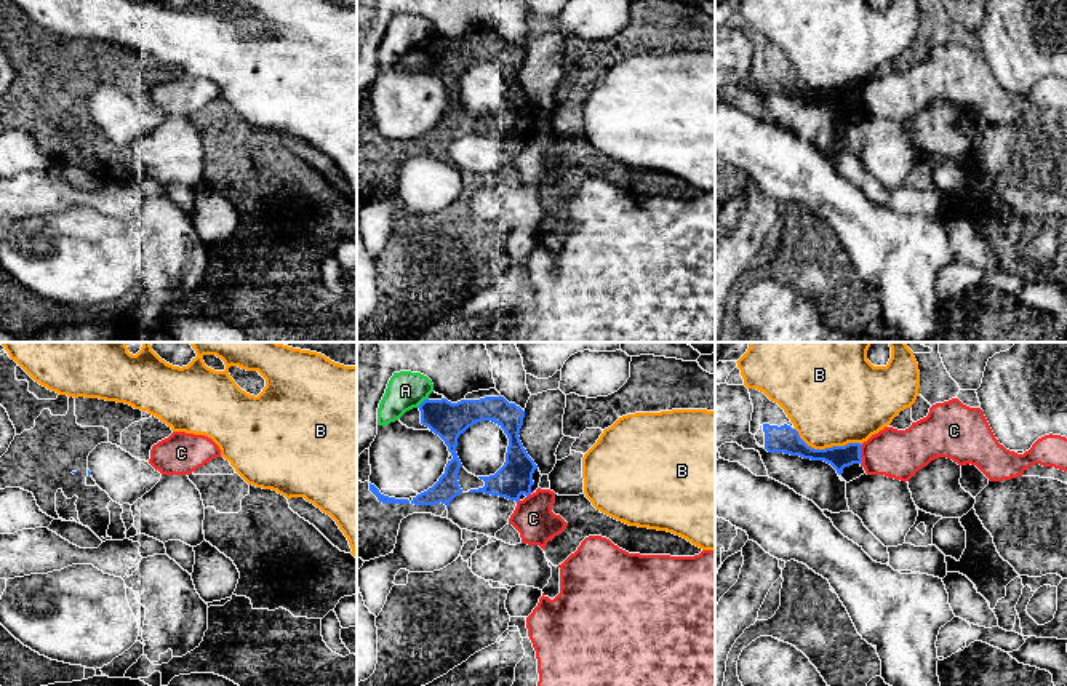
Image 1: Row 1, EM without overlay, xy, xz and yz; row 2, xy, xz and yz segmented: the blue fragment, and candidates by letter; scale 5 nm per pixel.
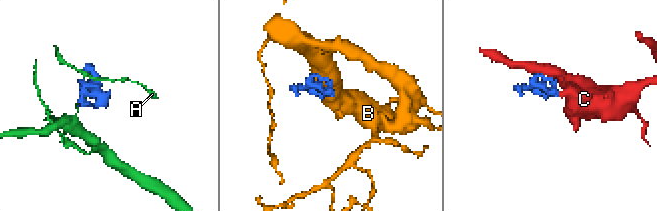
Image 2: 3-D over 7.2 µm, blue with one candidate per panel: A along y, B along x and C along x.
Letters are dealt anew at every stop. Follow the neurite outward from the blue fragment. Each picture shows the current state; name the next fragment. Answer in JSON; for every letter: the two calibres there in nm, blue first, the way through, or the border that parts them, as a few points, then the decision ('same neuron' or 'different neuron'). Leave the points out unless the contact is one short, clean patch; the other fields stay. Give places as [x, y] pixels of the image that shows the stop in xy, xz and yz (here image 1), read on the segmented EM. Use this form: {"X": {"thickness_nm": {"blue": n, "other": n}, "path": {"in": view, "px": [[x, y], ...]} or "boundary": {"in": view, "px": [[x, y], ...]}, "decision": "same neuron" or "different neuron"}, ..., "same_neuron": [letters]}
{"A": {"thickness_nm": {"blue": 180, "other": 190}, "decision": "different neuron"}, "B": {"thickness_nm": {"blue": 140, "other": 480}, "decision": "different neuron"}, "C": {"thickness_nm": {"blue": 110, "other": 240}, "decision": "different neuron"}, "same_neuron": []}

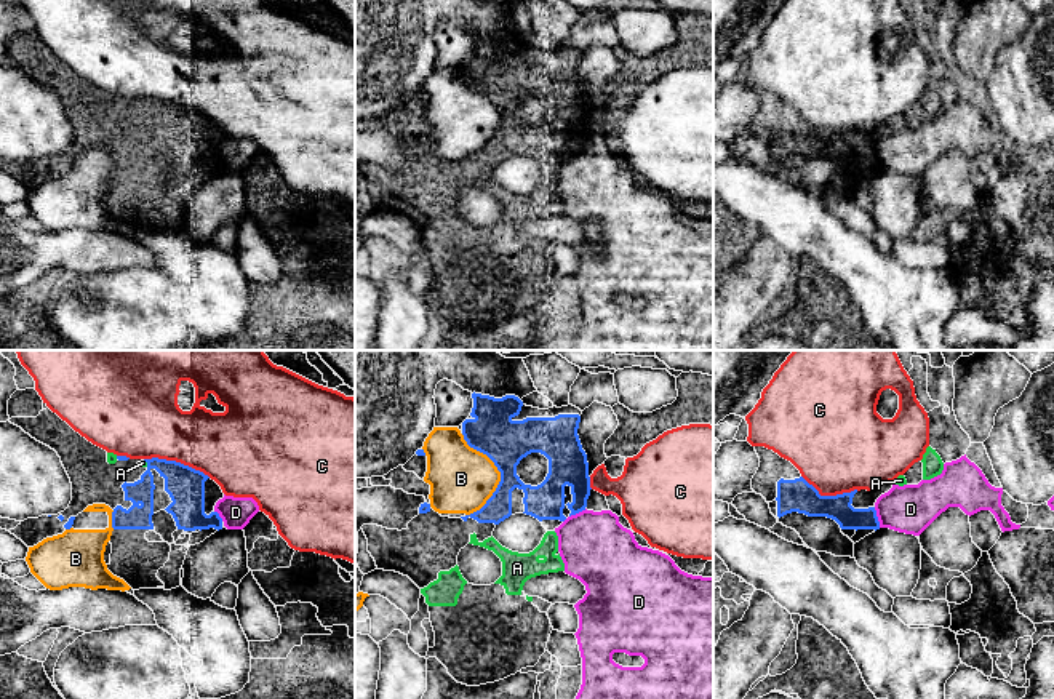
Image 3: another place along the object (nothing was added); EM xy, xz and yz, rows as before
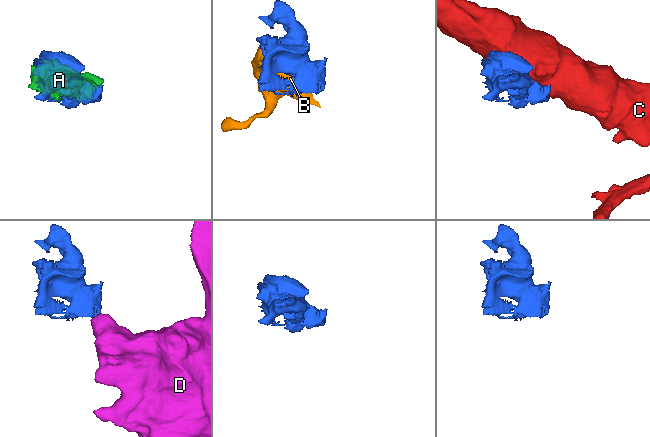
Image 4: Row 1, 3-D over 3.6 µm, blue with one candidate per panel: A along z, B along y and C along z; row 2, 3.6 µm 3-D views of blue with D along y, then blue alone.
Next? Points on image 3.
{"A": {"thickness_nm": {"blue": 190, "other": 30}, "path": {"in": "xy", "px": [[186, 487], [168, 469], [146, 461], [143, 463]]}, "decision": "same neuron"}, "B": {"thickness_nm": {"blue": 240, "other": 320}, "decision": "different neuron"}, "C": {"thickness_nm": {"blue": 190, "other": 340}, "decision": "different neuron"}, "D": {"thickness_nm": {"blue": 130, "other": 240}, "decision": "different neuron"}, "same_neuron": ["A"]}

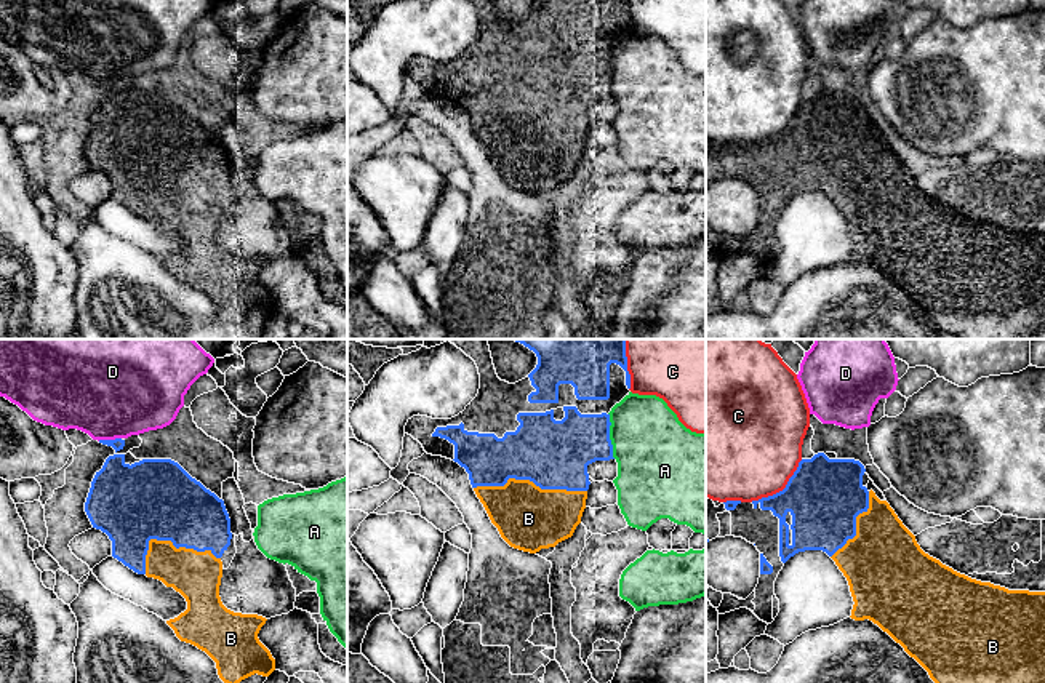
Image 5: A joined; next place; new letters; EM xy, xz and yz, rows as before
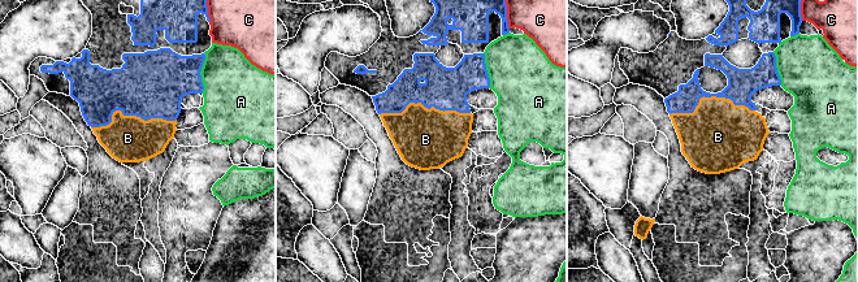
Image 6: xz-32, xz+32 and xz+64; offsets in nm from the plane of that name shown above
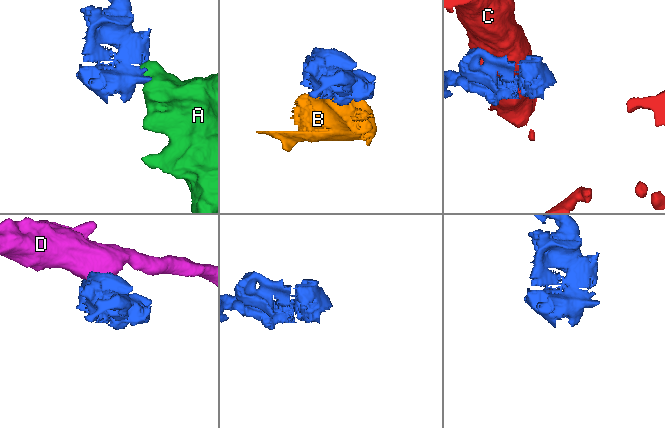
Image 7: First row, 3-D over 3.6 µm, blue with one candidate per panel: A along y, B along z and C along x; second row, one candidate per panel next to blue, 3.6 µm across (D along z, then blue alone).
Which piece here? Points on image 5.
{"A": {"thickness_nm": {"blue": 300, "other": 400}, "decision": "different neuron"}, "B": {"thickness_nm": {"blue": 360, "other": 320}, "decision": "same neuron"}, "C": {"thickness_nm": {"blue": 380, "other": 480}, "decision": "different neuron"}, "D": {"thickness_nm": {"blue": 60, "other": 480}, "boundary": {"in": "xy", "px": [[120, 437], [98, 440]]}, "decision": "different neuron"}, "same_neuron": ["B"]}

